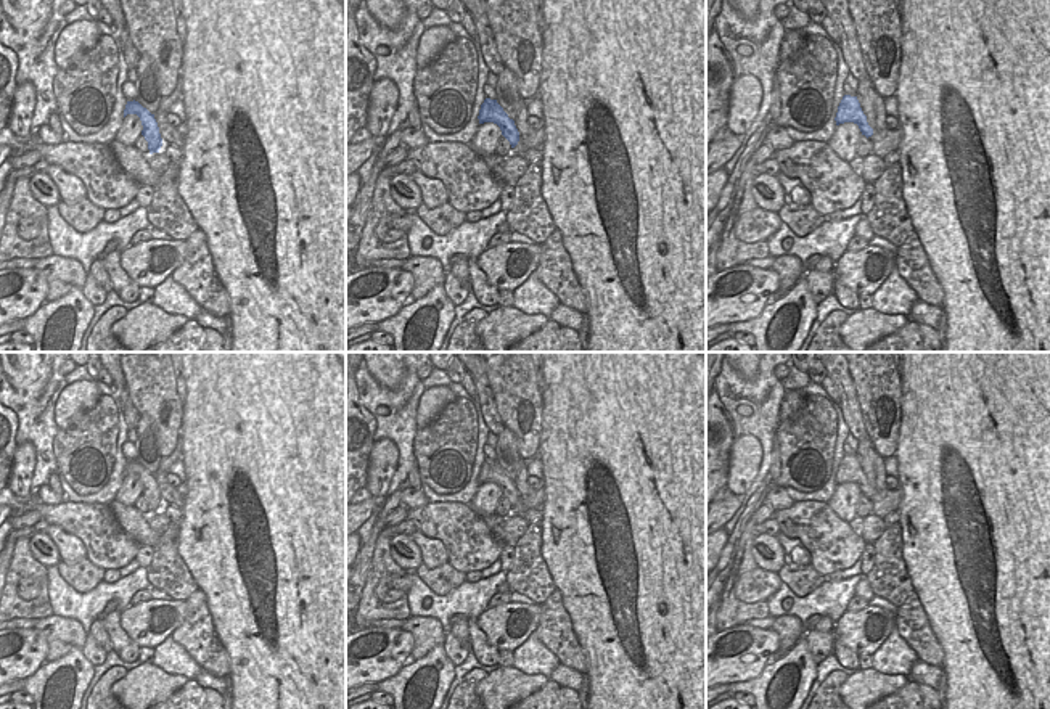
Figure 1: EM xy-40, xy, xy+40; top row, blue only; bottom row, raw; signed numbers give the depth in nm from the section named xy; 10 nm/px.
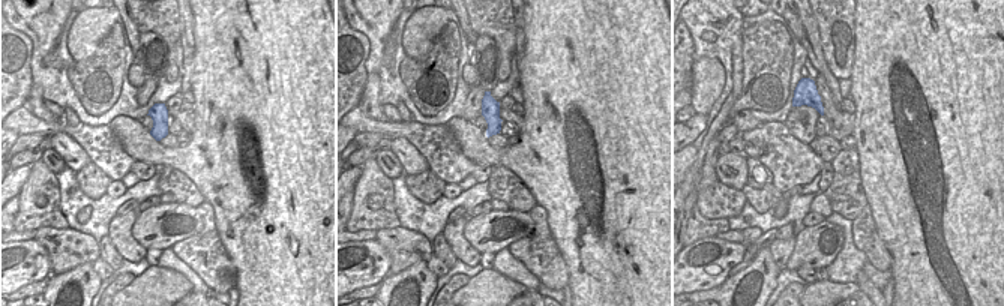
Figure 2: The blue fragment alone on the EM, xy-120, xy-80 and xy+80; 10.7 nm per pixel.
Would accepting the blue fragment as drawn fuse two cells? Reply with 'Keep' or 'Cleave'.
Keep.

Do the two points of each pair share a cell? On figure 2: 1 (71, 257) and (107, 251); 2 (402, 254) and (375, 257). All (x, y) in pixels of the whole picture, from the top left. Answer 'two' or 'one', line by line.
1: two
2: two

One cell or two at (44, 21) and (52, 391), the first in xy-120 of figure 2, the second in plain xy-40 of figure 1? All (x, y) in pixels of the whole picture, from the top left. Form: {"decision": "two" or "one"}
{"decision": "two"}

